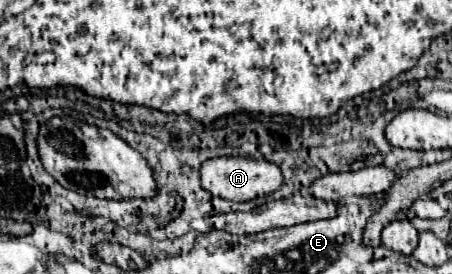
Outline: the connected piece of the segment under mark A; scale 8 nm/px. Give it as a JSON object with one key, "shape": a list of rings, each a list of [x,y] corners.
{"shape":[[[217,156],[209,158],[201,164],[201,186],[211,192],[213,196],[221,196],[227,200],[251,200],[255,196],[263,196],[279,188],[283,182],[281,170],[277,164],[267,162],[267,160],[253,160],[253,158],[241,158],[241,156]]]}

